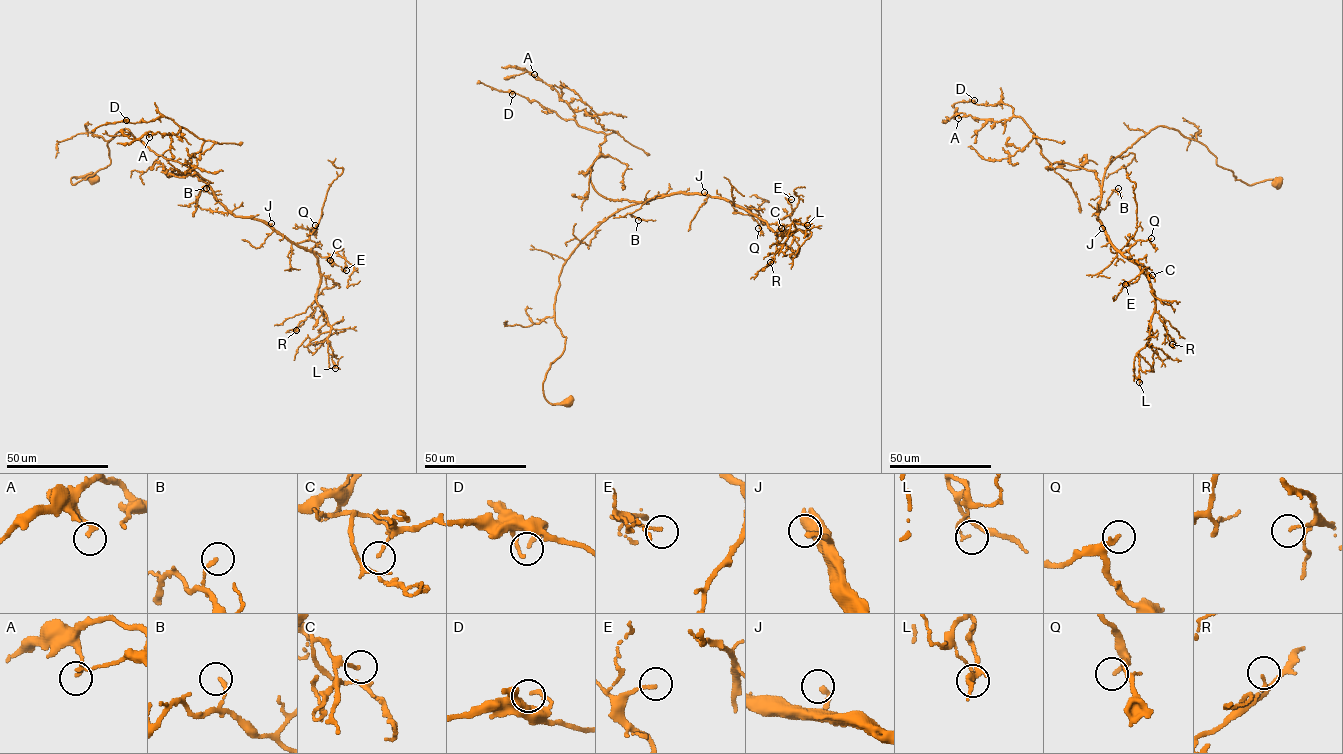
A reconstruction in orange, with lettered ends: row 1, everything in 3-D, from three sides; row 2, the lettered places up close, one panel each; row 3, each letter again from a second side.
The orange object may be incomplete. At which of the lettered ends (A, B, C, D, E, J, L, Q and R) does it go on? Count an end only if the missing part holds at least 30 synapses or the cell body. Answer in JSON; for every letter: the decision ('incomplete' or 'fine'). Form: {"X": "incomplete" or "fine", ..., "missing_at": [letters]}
{"A": "fine", "B": "fine", "C": "fine", "D": "fine", "E": "fine", "J": "incomplete", "L": "fine", "Q": "fine", "R": "fine", "missing_at": ["J"]}

